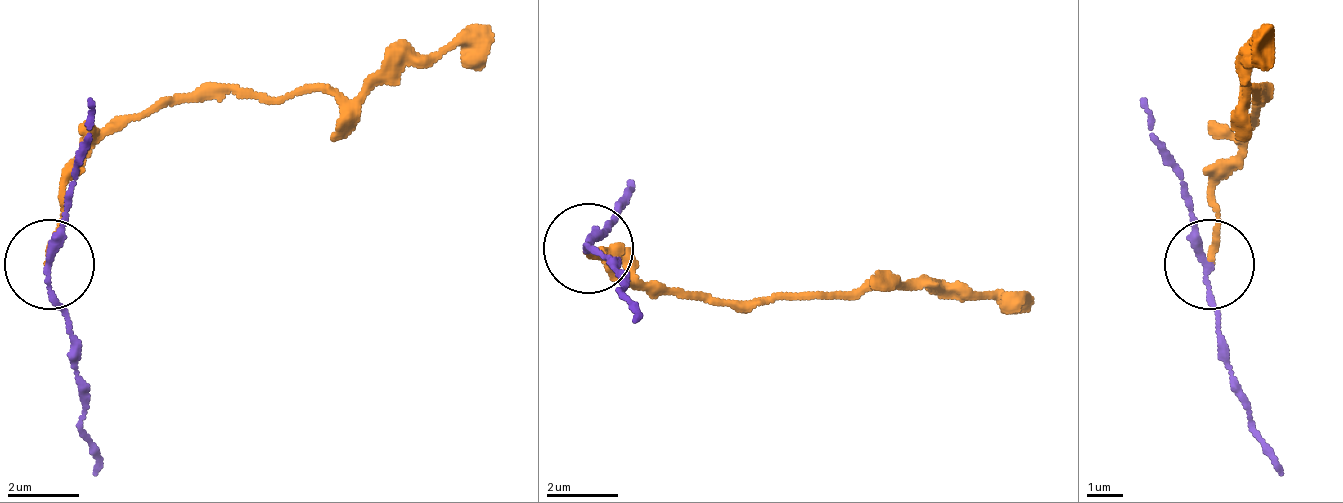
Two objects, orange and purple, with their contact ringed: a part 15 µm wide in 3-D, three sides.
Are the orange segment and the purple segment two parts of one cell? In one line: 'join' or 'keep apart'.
keep apart

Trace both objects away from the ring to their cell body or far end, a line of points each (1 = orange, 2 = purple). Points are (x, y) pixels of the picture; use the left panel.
1: (46, 266), (64, 176), (91, 149), (163, 104), (370, 95), (496, 32)
2: (46, 266), (82, 392), (100, 473)

